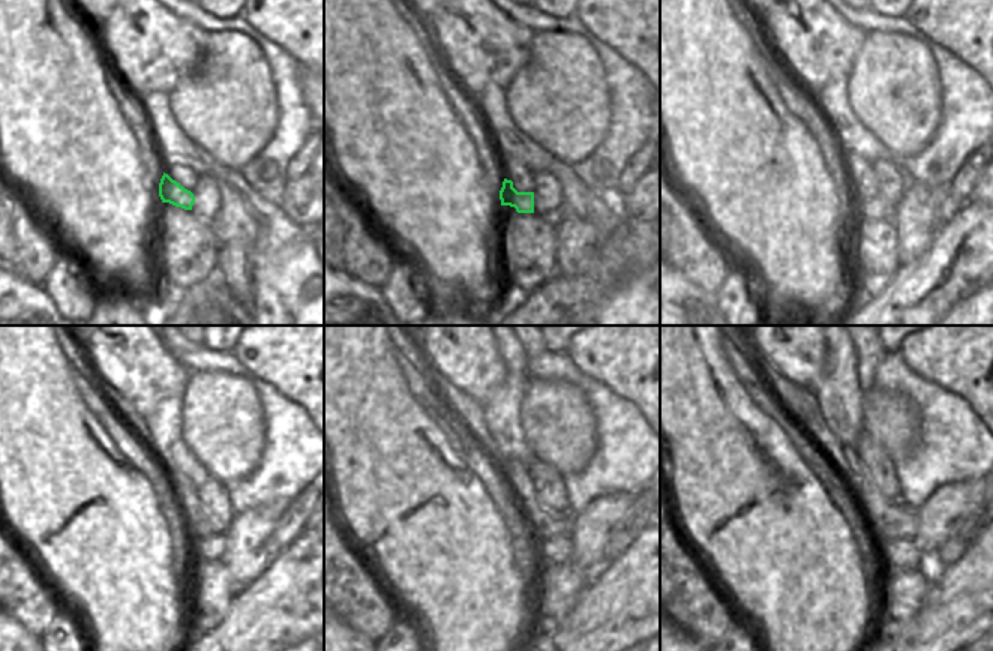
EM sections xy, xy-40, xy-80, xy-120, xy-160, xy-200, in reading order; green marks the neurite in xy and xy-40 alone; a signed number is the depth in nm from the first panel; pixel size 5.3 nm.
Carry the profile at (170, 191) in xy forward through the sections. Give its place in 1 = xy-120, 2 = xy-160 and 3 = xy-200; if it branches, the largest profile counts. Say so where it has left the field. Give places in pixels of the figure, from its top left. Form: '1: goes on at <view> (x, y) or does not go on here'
1: goes on at xy-120 (212, 548)
2: goes on at xy-160 (557, 549)
3: goes on at xy-200 (900, 554)

